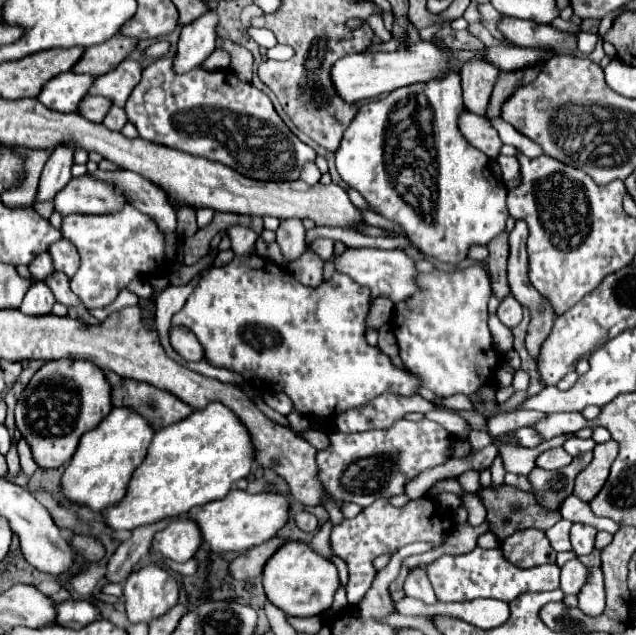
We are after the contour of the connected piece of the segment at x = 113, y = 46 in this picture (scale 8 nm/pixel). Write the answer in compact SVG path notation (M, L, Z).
M114 35L112 39L104 41L102 45L92 45L86 49L82 59L76 63L72 71L76 73L90 73L90 75L104 75L118 67L138 45L138 39L126 35Z

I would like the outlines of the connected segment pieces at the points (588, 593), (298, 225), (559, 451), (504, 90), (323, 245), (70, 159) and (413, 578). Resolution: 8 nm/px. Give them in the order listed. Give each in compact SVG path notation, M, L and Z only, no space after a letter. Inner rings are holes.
M592 567L590 569L590 579L588 583L582 587L580 595L578 595L578 607L582 609L582 613L590 615L590 617L598 617L604 611L604 577L602 577L602 569L600 567Z
M286 219L280 223L276 231L276 243L280 245L286 265L296 261L306 251L304 235L306 235L306 229L300 219Z
M556 447L556 449L550 449L550 451L544 451L538 459L536 459L536 465L542 467L542 469L562 469L566 465L570 465L572 457L562 449L562 447Z
M530 67L530 69L522 69L522 71L514 71L514 73L500 73L498 77L498 83L492 91L492 97L490 97L490 105L488 105L488 113L486 117L492 119L492 117L500 117L500 111L502 111L502 105L504 101L514 93L514 89L530 83L536 79L536 75L540 73L542 67Z
M314 239L312 243L308 243L308 247L316 253L316 255L320 255L324 261L328 261L332 255L334 255L334 241L332 239Z
M58 145L44 171L40 177L40 187L38 187L38 201L48 201L54 199L54 195L62 189L62 185L66 185L72 177L70 169L74 165L74 145Z
M412 569L410 575L406 577L404 581L404 593L408 597L416 597L416 599L422 599L424 603L436 603L436 595L432 591L432 585L426 577L426 571L424 569Z

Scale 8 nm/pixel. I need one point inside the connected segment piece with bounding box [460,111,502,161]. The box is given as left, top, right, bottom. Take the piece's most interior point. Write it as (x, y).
(478, 131)

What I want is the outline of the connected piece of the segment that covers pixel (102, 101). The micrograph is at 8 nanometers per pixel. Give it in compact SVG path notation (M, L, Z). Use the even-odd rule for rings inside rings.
M88 95L84 101L80 101L78 111L82 113L82 117L86 117L92 123L102 123L102 119L106 117L108 109L112 107L112 103L106 97L92 97Z

